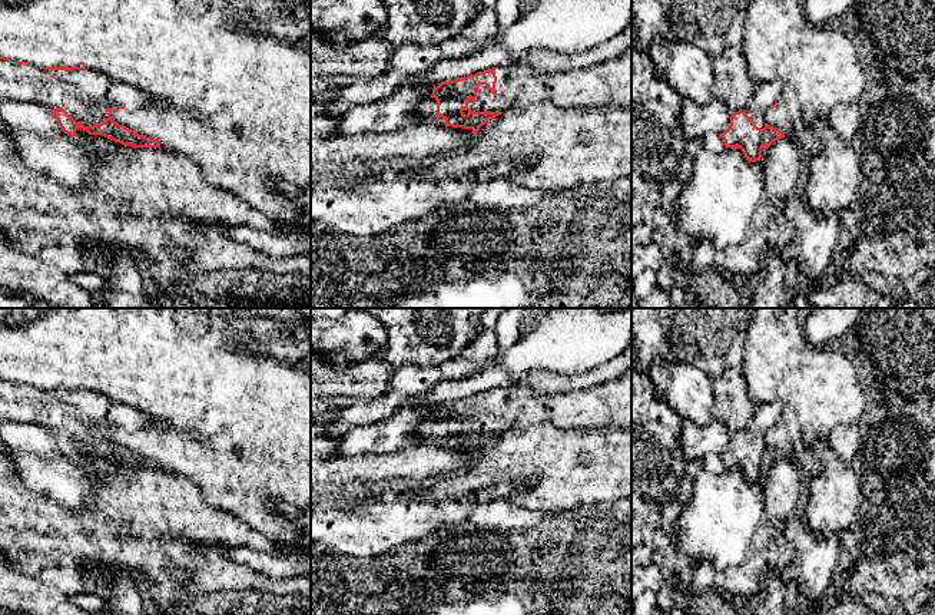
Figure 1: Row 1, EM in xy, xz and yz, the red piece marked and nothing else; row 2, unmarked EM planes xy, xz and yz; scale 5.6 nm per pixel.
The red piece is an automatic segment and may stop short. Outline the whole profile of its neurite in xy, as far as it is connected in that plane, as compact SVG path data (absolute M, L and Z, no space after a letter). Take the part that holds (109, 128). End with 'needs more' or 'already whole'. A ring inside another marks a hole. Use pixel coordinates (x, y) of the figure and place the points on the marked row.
M0 56L0 102L4 100L29 102L50 110L63 132L70 136L76 136L76 130L82 129L132 148L160 149L156 139L139 135L110 118L115 108L136 110L152 105L153 100L126 82L86 67L39 67L30 62L11 62Z | needs more

